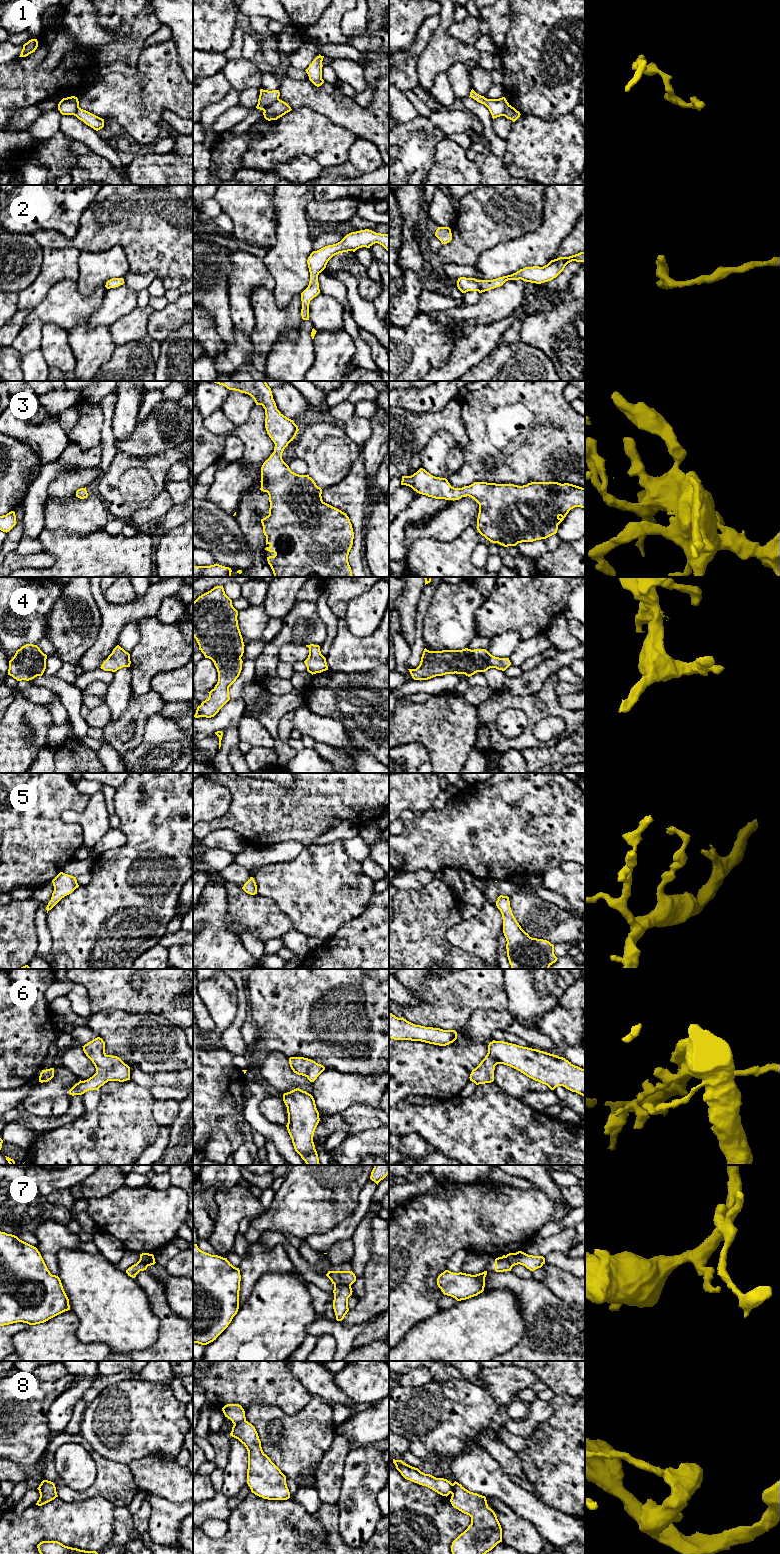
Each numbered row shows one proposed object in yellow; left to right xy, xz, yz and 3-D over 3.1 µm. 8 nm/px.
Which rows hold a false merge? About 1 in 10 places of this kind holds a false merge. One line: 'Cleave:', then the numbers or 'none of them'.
Cleave: 1, 7, 8

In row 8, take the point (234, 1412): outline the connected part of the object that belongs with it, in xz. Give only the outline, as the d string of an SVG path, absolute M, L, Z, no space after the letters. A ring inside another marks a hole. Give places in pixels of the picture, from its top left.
M227 1404L222 1408L222 1411L233 1424L246 1420L245 1411L239 1404Z

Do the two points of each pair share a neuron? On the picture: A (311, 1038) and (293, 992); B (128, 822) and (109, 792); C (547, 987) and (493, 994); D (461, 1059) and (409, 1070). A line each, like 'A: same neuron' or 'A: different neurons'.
A: same neuron
B: different neurons
C: different neurons
D: same neuron

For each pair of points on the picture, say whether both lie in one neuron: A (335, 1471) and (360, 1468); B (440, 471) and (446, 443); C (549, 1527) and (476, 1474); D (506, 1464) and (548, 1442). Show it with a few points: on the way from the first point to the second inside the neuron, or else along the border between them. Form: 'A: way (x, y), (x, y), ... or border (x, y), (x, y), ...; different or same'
A: border (351, 1448), (344, 1461), (342, 1487), (339, 1493); different
B: way (440, 464), (440, 450); same
C: way (531, 1509), (521, 1502), (500, 1481), (494, 1481); same
D: border (517, 1454), (522, 1464), (524, 1475), (528, 1479); different

